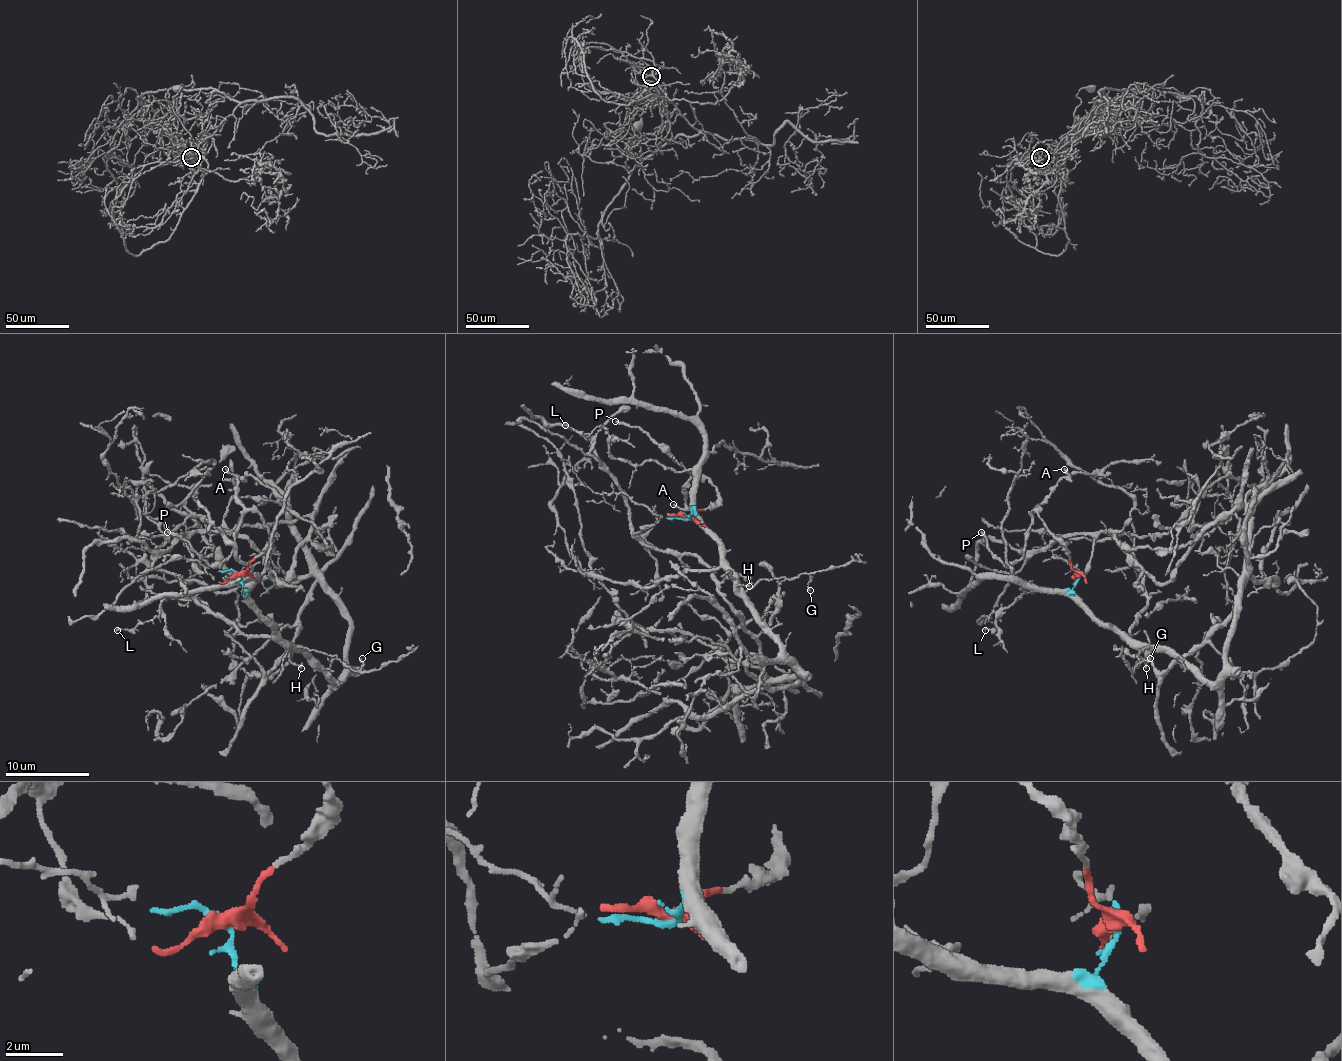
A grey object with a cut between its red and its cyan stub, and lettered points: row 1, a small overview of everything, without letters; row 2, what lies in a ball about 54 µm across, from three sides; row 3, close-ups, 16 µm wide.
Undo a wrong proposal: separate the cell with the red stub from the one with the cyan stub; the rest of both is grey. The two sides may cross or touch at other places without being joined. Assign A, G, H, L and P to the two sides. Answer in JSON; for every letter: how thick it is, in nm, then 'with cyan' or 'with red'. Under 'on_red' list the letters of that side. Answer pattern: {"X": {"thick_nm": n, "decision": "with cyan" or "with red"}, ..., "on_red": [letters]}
{"A": {"thick_nm": 200, "decision": "with red"}, "G": {"thick_nm": 170, "decision": "with cyan"}, "H": {"thick_nm": 190, "decision": "with cyan"}, "L": {"thick_nm": 140, "decision": "with cyan"}, "P": {"thick_nm": 280, "decision": "with red"}, "on_red": ["A", "P"]}

